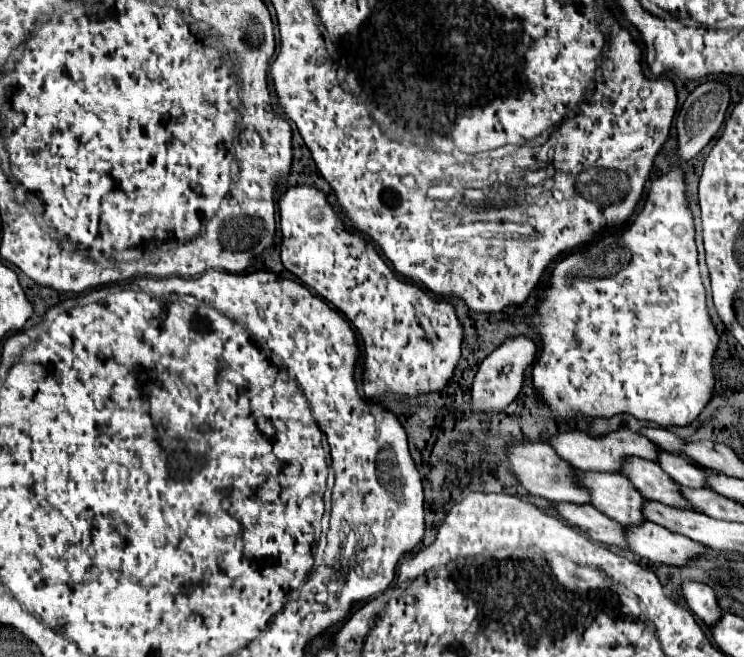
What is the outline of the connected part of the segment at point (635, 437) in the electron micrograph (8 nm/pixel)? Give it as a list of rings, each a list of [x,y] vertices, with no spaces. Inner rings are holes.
[[[567,429],[561,431],[557,435],[553,435],[547,441],[557,455],[561,455],[561,459],[569,461],[571,465],[585,469],[585,471],[601,471],[601,473],[617,473],[619,465],[623,461],[623,457],[627,455],[635,455],[641,459],[649,459],[655,461],[657,459],[657,445],[653,445],[647,437],[633,433],[629,429],[619,429],[607,435],[589,435],[587,431],[579,431],[579,429]]]

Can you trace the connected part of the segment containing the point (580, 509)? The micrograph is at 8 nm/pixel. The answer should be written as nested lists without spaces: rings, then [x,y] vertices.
[[[553,503],[555,511],[573,527],[579,527],[587,533],[593,541],[601,541],[613,547],[627,549],[625,543],[625,527],[607,515],[595,511],[593,505],[579,505],[579,503]]]

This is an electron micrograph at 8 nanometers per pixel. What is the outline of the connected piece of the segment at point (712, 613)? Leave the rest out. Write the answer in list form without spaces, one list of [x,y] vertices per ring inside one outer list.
[[[685,581],[681,585],[681,593],[683,593],[683,599],[687,601],[689,609],[697,617],[701,617],[707,625],[715,623],[717,615],[721,615],[721,609],[717,605],[713,587],[705,585],[705,583],[699,583],[699,581]]]

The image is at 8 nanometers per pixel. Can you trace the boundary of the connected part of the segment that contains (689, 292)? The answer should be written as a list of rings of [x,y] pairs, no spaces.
[[[673,169],[669,175],[663,175],[661,179],[657,179],[653,183],[643,211],[633,219],[633,223],[629,227],[619,229],[619,231],[611,231],[611,233],[599,237],[597,241],[593,241],[591,245],[587,245],[585,249],[571,253],[563,261],[557,261],[553,265],[551,281],[547,285],[549,287],[543,293],[539,293],[541,303],[539,303],[537,313],[529,319],[529,325],[533,325],[543,339],[541,341],[543,343],[541,355],[533,365],[531,377],[533,377],[533,385],[539,393],[539,397],[543,399],[543,403],[547,403],[551,407],[553,417],[571,419],[571,417],[575,417],[577,411],[583,415],[591,415],[591,417],[611,417],[617,413],[629,413],[637,419],[653,421],[661,427],[687,425],[687,423],[697,419],[697,415],[703,411],[703,407],[711,399],[711,391],[713,391],[711,359],[715,355],[719,337],[715,333],[715,327],[713,327],[709,313],[707,313],[707,307],[705,307],[705,289],[703,289],[701,277],[699,277],[693,217],[691,217],[691,211],[689,211],[689,205],[685,199],[685,185],[683,185],[681,169]]]

